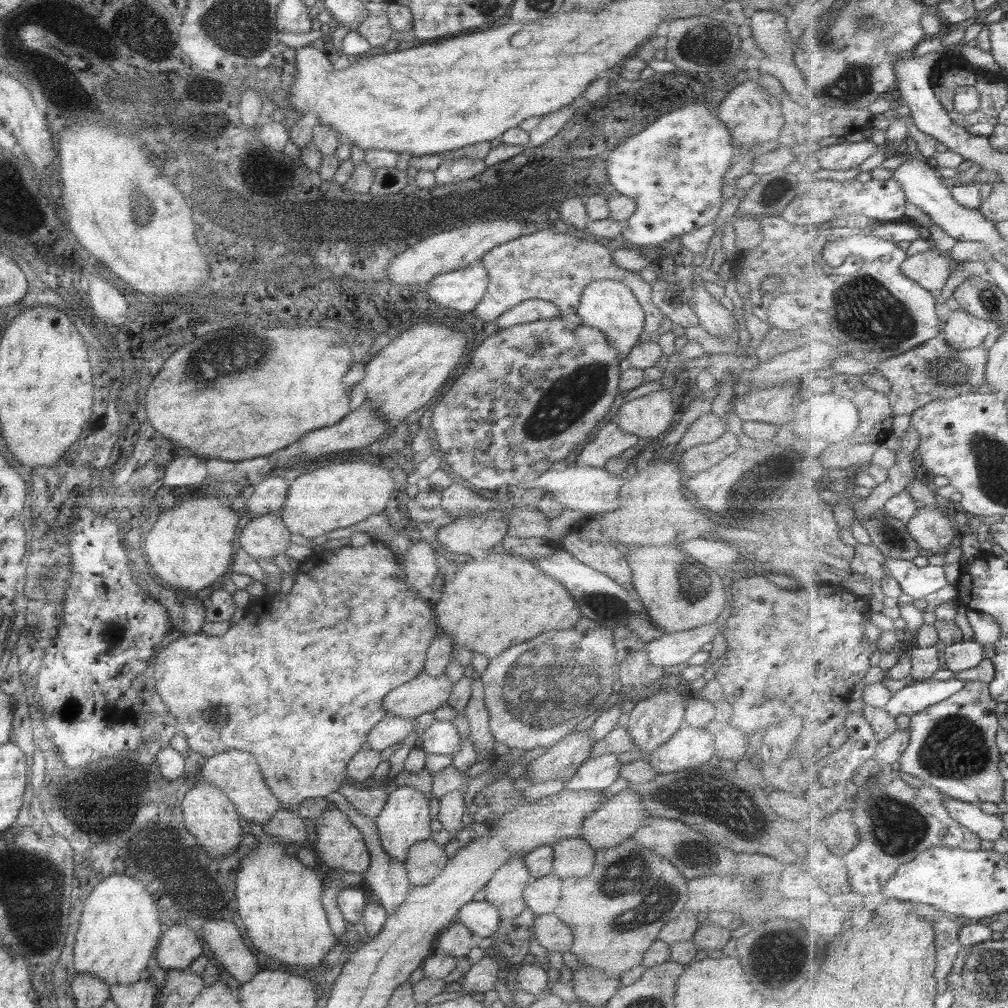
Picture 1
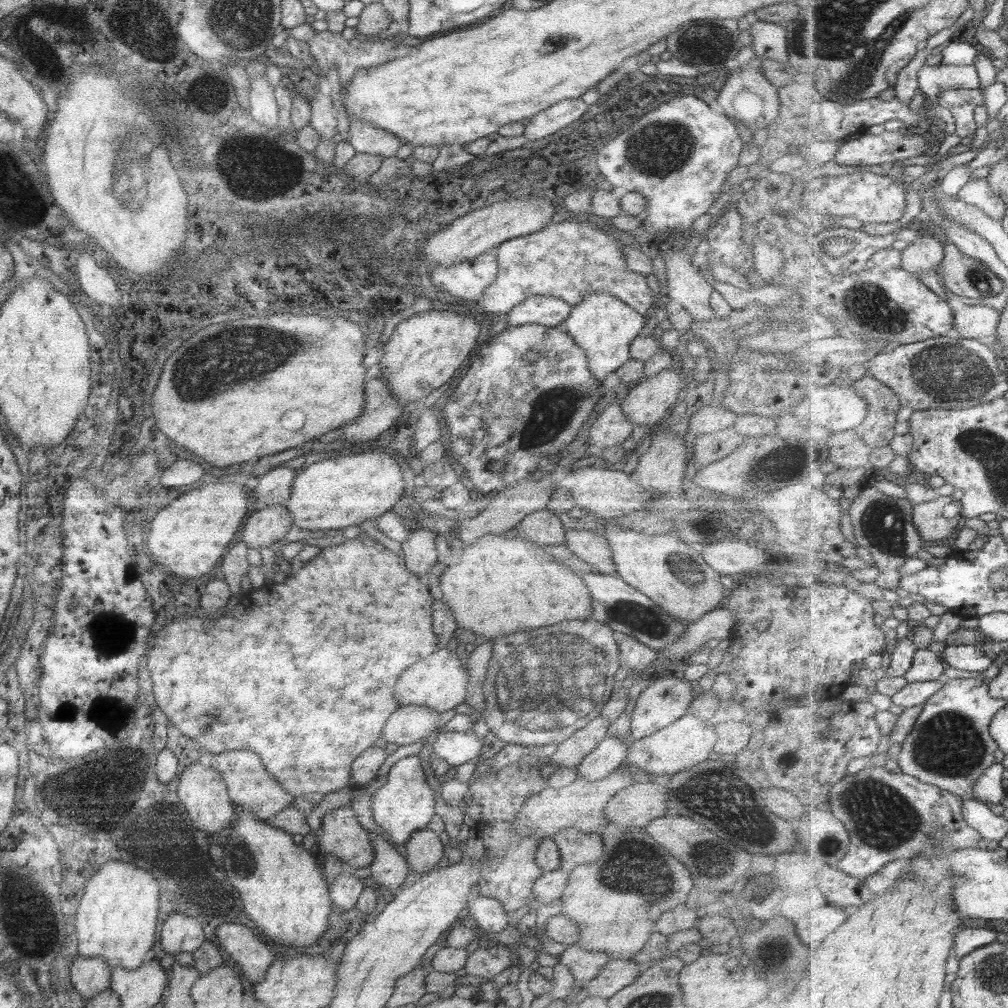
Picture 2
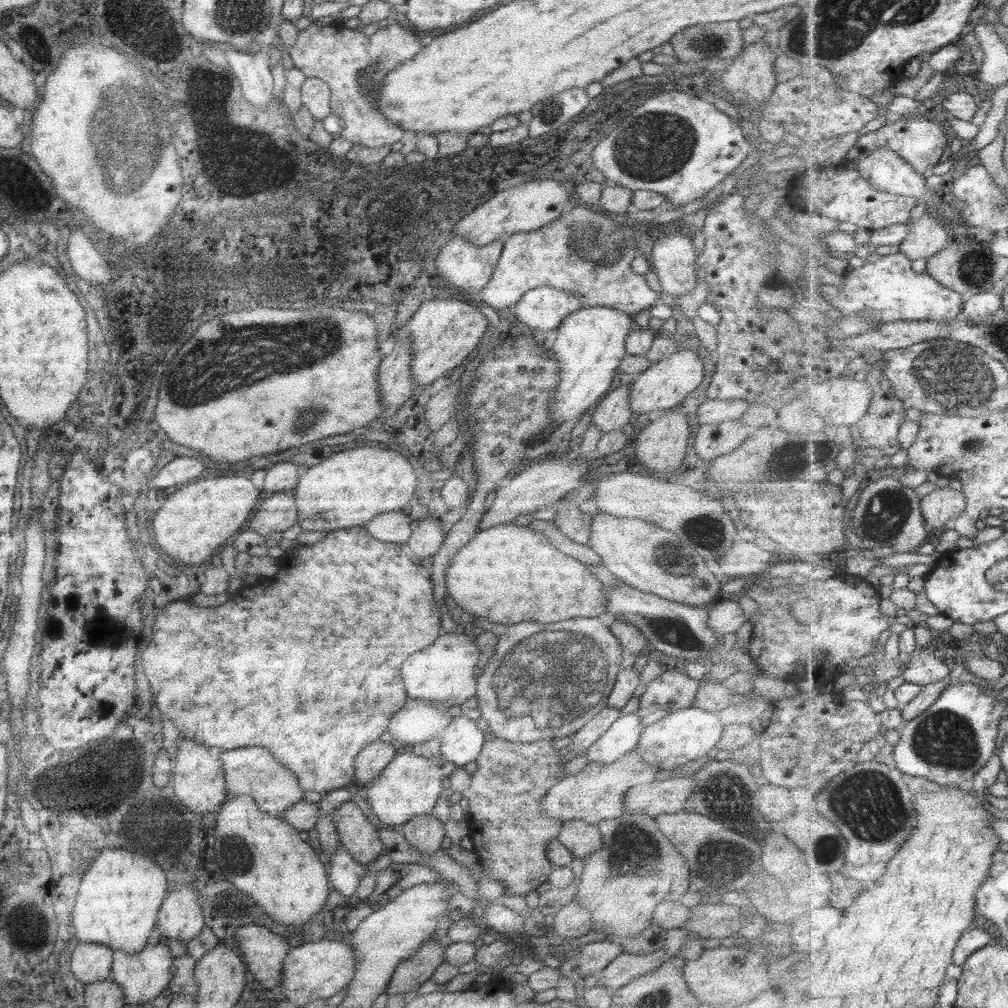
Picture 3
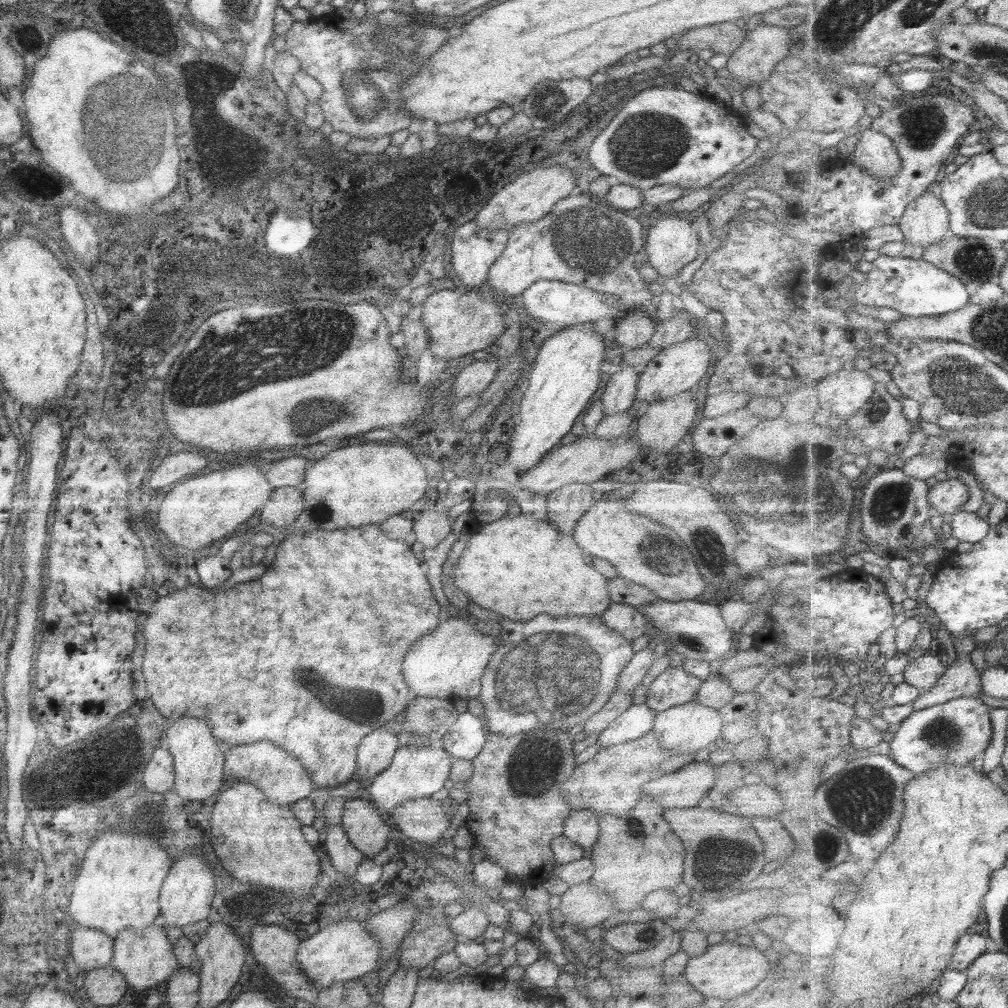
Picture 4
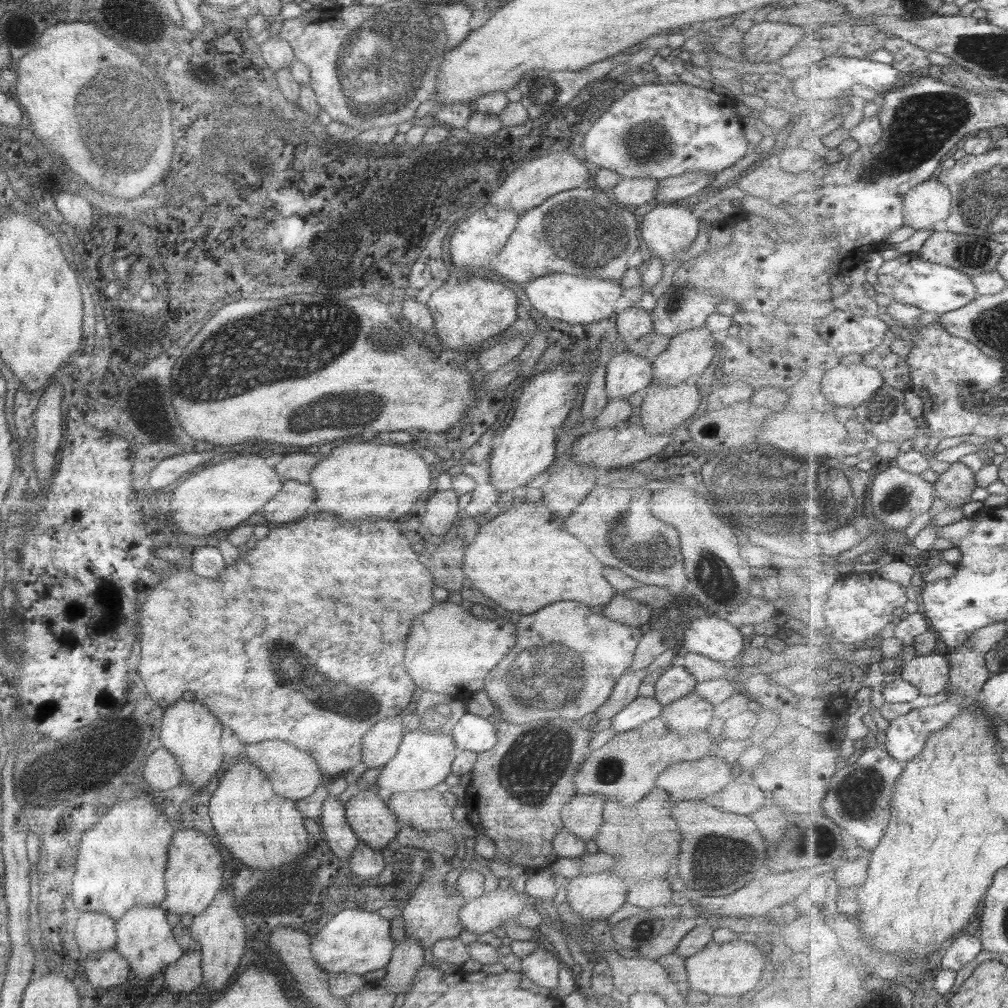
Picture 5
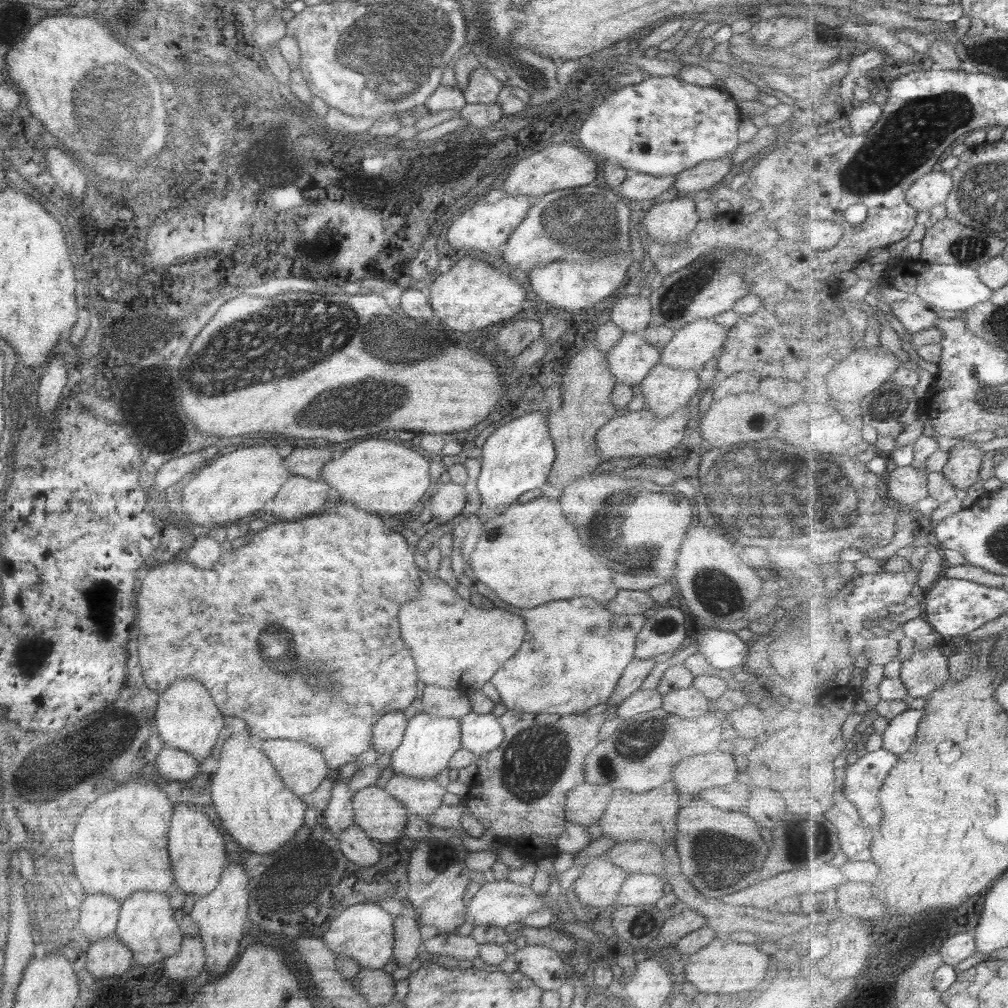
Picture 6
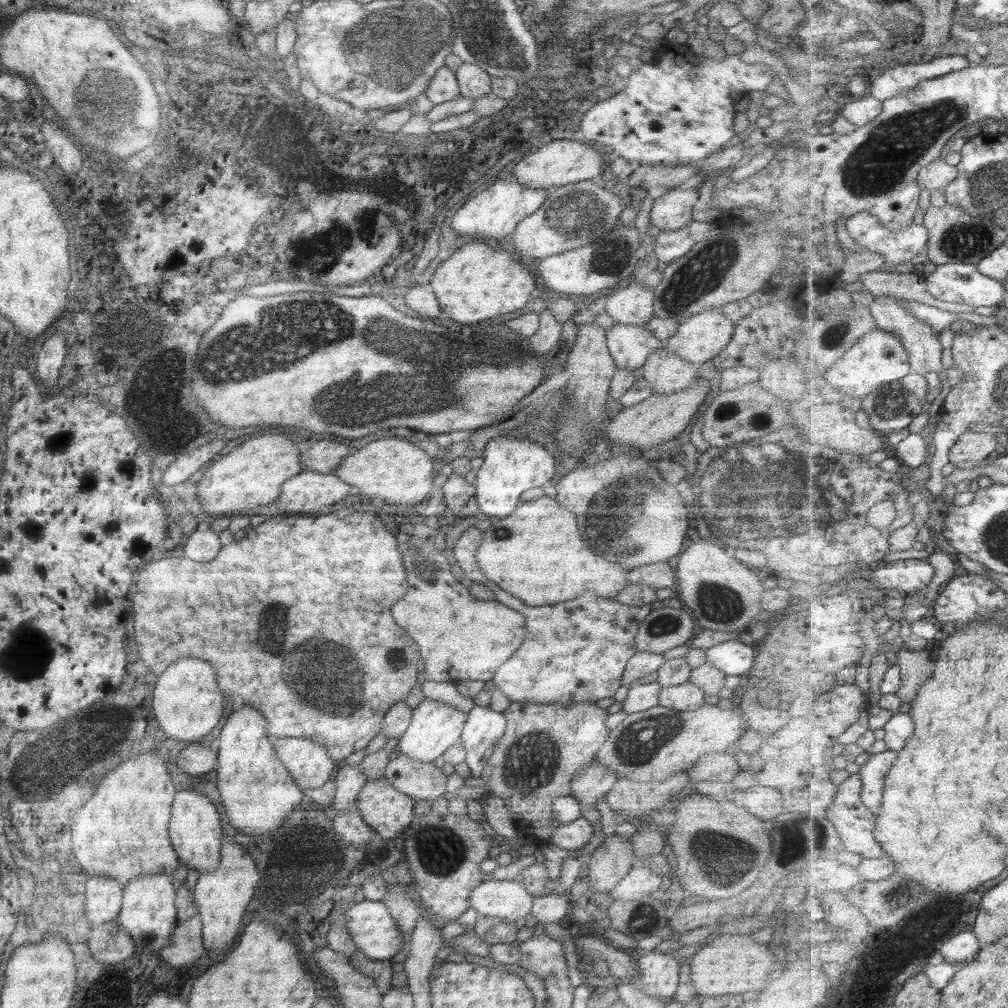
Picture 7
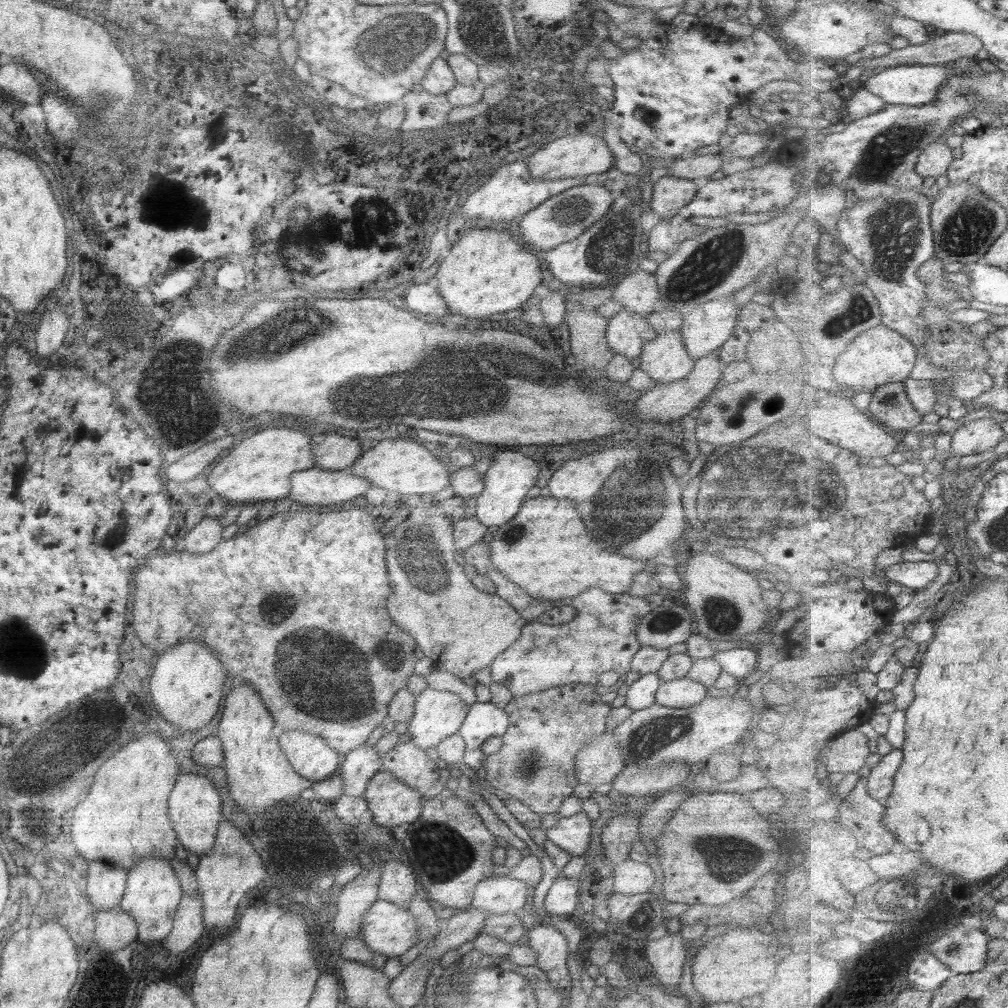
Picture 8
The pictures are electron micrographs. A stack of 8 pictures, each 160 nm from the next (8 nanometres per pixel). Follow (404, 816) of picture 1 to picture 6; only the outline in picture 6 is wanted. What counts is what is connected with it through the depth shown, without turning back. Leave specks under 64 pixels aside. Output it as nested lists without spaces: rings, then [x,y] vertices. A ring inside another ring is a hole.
[[[420,712],[407,719],[401,742],[390,754],[391,772],[409,778],[434,778],[438,772],[448,768],[449,759],[459,747],[460,732],[457,718],[429,716],[426,712]]]

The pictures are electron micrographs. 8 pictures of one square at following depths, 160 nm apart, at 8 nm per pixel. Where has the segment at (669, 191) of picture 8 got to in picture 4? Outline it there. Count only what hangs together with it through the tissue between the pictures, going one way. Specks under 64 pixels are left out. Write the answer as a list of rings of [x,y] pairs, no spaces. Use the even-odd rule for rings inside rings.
[[[670,212],[655,214],[655,218],[651,218],[644,246],[647,264],[662,278],[665,276],[676,278],[681,268],[689,264],[700,251],[699,240],[691,231],[690,223],[687,223],[686,218],[677,218],[677,214]]]

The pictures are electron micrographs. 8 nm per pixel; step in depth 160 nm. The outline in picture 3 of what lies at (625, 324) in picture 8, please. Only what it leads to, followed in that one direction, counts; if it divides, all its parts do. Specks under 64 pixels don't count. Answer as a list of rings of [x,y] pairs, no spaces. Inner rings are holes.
[[[623,379],[616,389],[591,407],[593,412],[590,424],[600,433],[623,430],[625,424],[629,422],[629,418],[631,418],[628,403],[629,381],[629,379]]]

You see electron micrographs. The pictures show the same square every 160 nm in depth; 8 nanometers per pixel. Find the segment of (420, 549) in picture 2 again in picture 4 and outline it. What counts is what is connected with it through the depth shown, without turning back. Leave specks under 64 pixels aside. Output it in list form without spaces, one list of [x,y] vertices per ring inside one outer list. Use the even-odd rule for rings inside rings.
[[[442,496],[429,506],[420,510],[419,518],[412,522],[414,541],[423,548],[433,549],[443,538],[450,534],[452,520],[448,517],[447,508]]]

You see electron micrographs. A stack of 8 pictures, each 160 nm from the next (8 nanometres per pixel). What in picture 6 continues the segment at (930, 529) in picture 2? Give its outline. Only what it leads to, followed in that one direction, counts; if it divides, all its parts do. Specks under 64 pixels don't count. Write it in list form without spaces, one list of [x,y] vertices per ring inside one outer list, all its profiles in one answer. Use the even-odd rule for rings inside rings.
[[[974,445],[961,447],[950,453],[942,473],[955,488],[966,491],[967,488],[971,488],[973,484],[977,484],[977,481],[981,480],[980,470],[984,463],[983,456],[985,456],[985,452]]]

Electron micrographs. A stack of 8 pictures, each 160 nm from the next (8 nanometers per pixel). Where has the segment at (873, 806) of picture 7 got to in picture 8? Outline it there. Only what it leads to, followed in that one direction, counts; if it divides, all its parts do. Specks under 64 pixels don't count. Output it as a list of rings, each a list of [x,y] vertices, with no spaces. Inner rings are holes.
[[[892,749],[890,753],[881,756],[880,761],[871,768],[868,776],[869,794],[884,802],[893,792],[894,776],[902,766],[905,752],[902,749]]]

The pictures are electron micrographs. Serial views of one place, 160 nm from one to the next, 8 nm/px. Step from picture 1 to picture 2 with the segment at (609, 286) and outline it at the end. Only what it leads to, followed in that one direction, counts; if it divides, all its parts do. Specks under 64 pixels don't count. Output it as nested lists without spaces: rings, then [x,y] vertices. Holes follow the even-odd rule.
[[[594,292],[572,306],[567,318],[558,324],[556,329],[567,335],[584,352],[587,368],[601,384],[606,374],[614,372],[630,360],[629,345],[641,334],[641,328],[647,320],[648,317],[635,312],[628,304],[614,296]]]

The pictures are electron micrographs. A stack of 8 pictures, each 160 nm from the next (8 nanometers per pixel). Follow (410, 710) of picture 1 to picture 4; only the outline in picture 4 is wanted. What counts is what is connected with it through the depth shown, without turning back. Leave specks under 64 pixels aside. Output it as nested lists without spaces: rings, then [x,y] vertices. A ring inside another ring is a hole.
[[[449,614],[441,615],[441,620],[431,634],[415,640],[407,650],[401,672],[403,680],[413,692],[414,697],[428,699],[475,698],[479,694],[480,680],[489,662],[489,657],[498,647],[498,638],[475,632],[475,628],[459,618],[449,618]]]

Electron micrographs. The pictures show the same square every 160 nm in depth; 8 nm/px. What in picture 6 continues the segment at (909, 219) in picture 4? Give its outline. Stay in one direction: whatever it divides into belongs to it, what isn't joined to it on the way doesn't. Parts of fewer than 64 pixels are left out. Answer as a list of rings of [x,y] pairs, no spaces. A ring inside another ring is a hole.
[[[933,171],[917,180],[907,193],[907,203],[917,211],[946,205],[951,192],[955,188],[955,179],[950,171]]]

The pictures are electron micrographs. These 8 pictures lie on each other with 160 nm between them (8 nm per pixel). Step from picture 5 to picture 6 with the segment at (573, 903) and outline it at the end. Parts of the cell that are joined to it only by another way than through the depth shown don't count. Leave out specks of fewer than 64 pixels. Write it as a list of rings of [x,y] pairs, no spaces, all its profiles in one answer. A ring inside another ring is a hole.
[[[596,856],[582,867],[573,881],[574,895],[584,906],[606,907],[613,904],[613,898],[620,891],[625,880],[625,872],[614,864],[607,864],[603,856]]]

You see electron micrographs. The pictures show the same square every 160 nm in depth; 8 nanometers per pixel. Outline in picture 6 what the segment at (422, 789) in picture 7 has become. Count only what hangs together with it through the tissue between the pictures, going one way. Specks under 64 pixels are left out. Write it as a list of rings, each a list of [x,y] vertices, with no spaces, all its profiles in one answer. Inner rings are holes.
[[[400,774],[391,775],[382,789],[403,805],[408,816],[415,815],[423,821],[441,805],[445,793],[445,788],[434,778],[409,778]]]

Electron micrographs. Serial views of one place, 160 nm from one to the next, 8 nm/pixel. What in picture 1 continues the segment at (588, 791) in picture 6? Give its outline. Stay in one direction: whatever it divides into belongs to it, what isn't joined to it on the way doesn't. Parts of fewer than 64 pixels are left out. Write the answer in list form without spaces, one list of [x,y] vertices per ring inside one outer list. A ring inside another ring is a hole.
[[[562,838],[552,845],[551,872],[559,879],[569,876],[581,878],[591,872],[594,852],[582,838]]]

